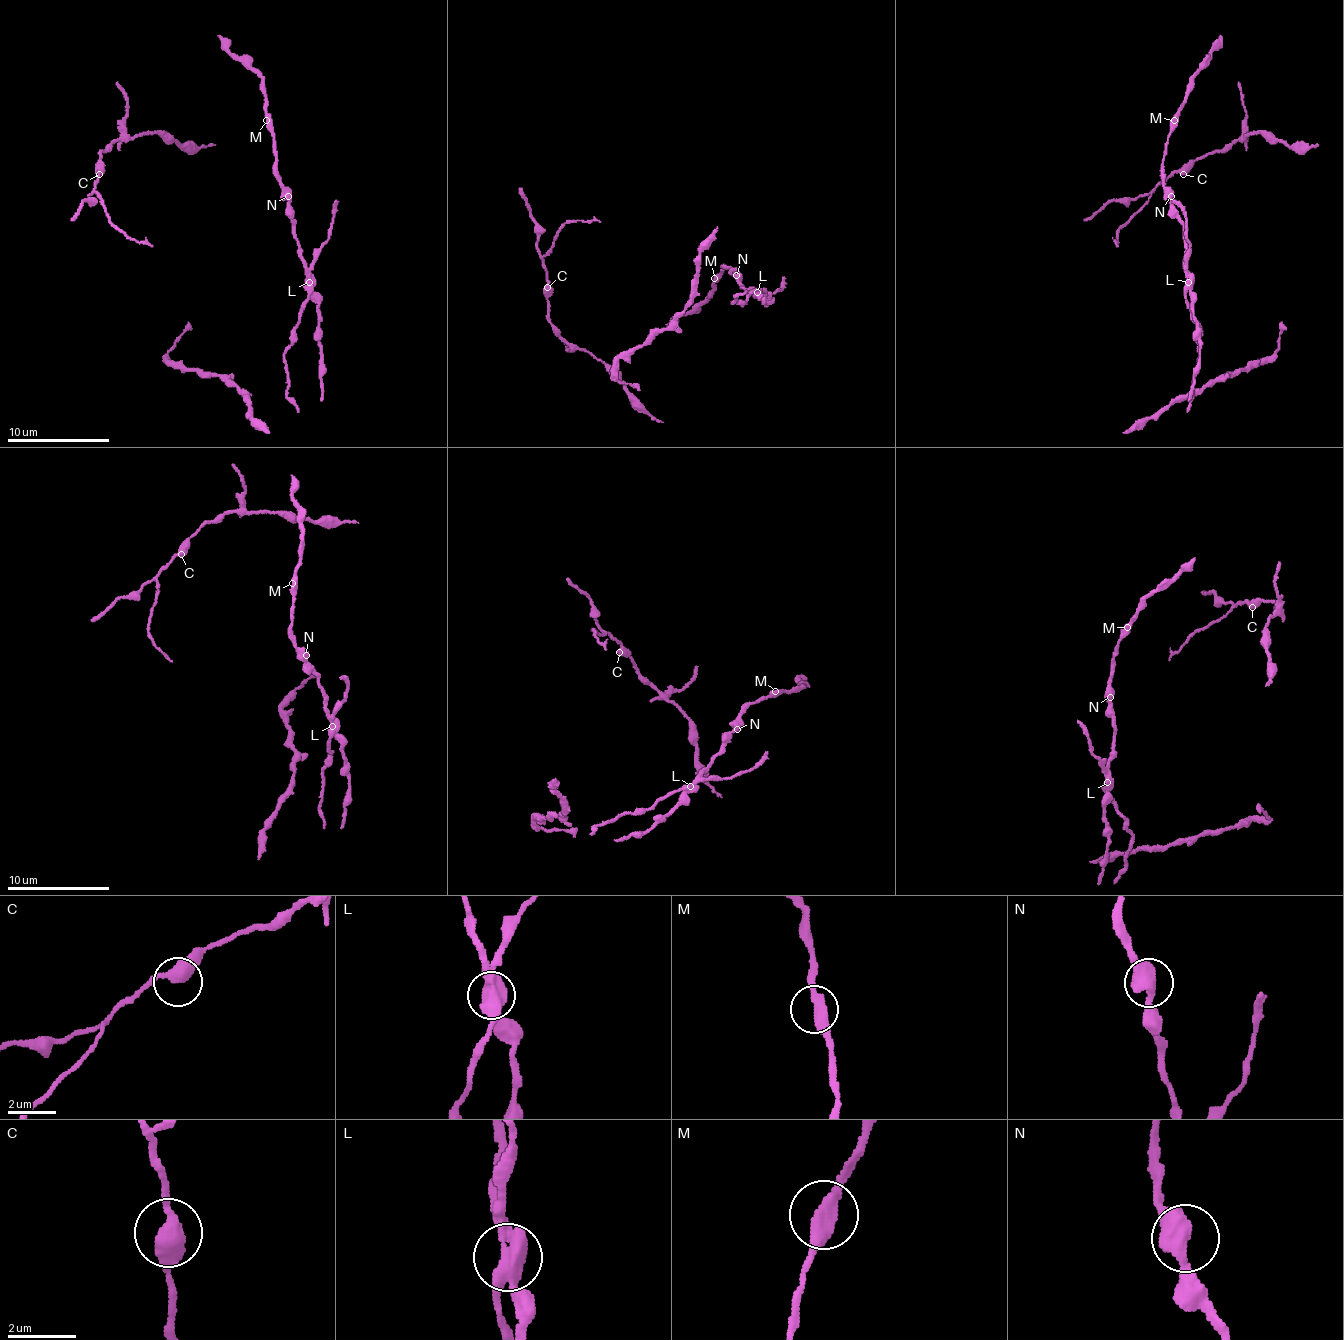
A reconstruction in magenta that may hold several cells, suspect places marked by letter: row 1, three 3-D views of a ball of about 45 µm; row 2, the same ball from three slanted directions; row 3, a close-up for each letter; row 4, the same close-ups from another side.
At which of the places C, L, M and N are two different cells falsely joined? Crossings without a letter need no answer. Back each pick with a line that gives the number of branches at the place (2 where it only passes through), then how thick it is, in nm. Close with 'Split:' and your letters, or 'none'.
L: branches 3; calibre 500 nm
Split: L

